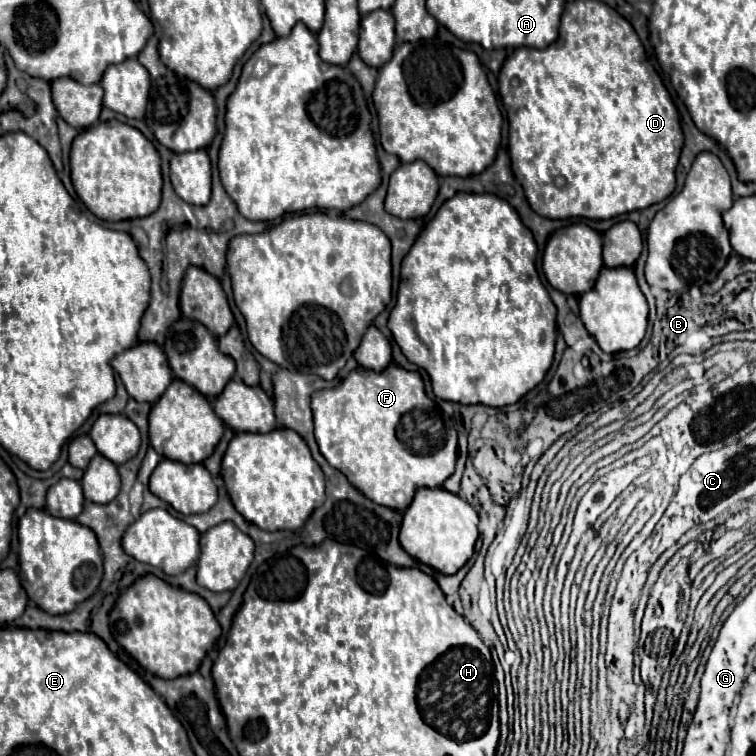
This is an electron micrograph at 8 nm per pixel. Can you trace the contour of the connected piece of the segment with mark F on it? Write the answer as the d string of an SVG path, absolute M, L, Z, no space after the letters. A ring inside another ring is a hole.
M389 364L383 372L357 368L339 386L315 392L311 396L311 410L315 438L323 458L375 504L405 512L419 488L441 488L455 472L457 434L443 422L433 400L427 398L419 372L403 370L397 364Z

